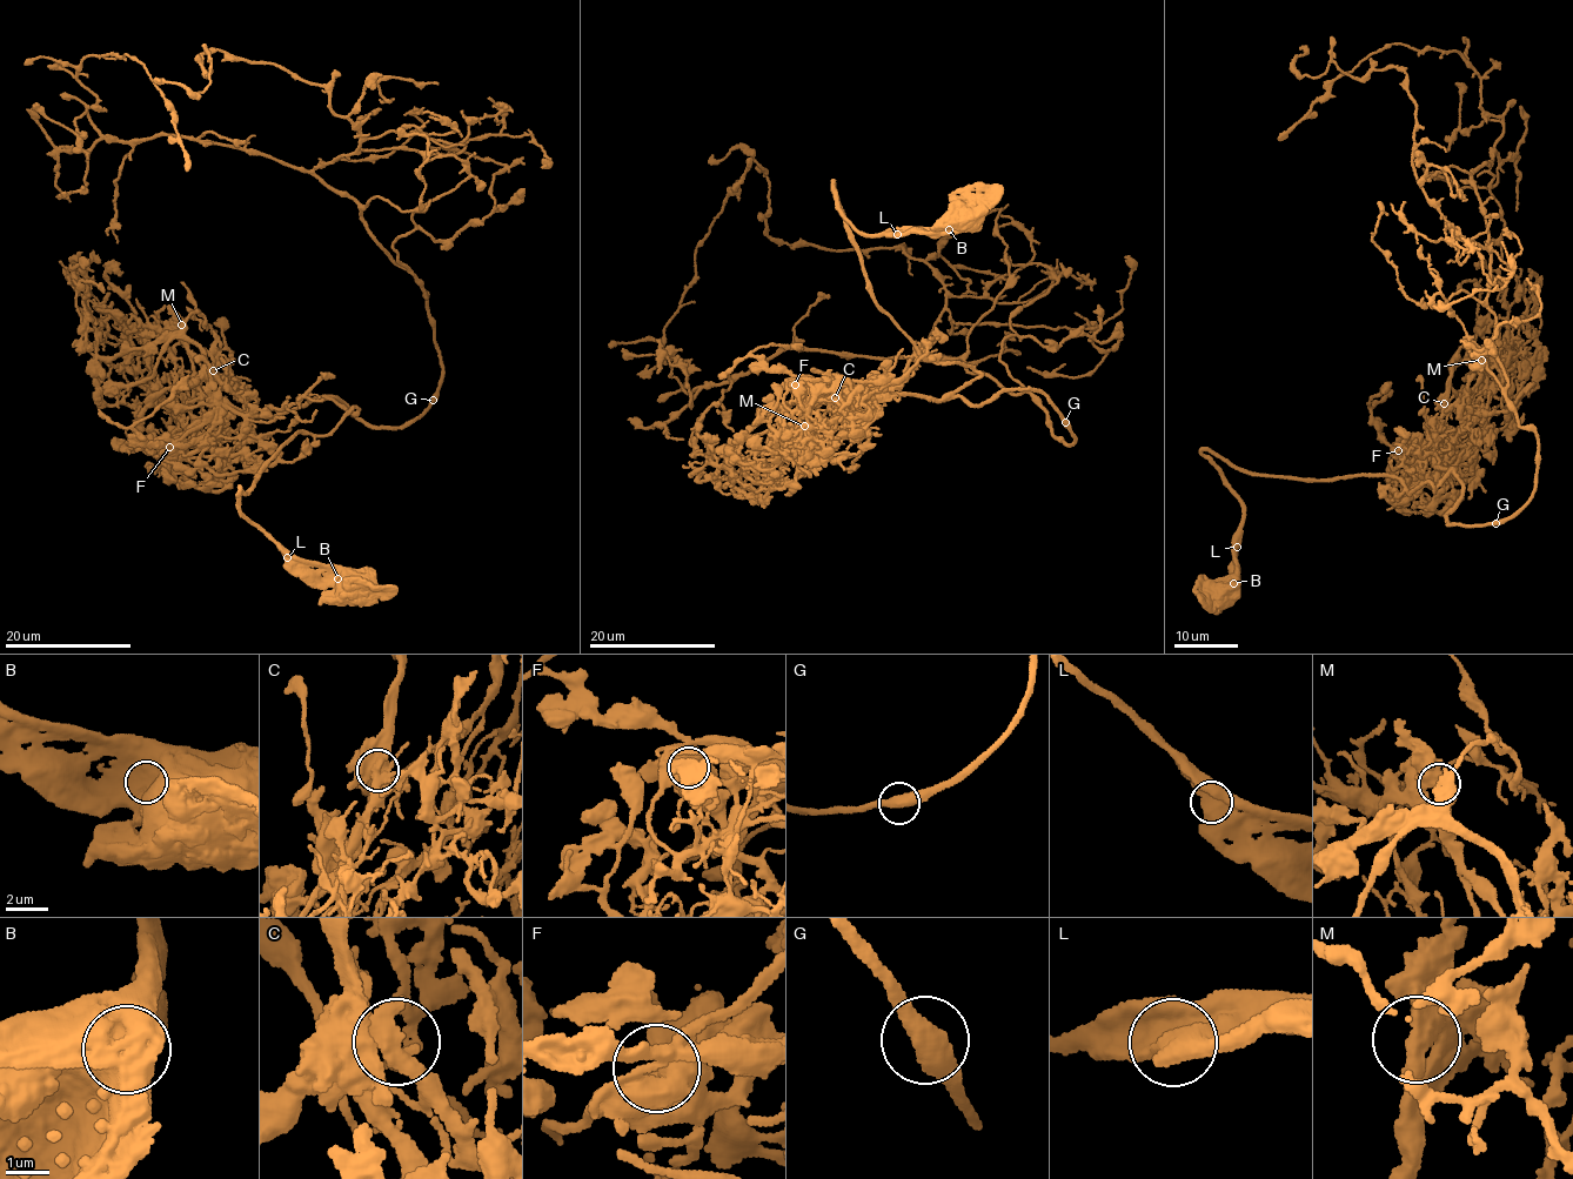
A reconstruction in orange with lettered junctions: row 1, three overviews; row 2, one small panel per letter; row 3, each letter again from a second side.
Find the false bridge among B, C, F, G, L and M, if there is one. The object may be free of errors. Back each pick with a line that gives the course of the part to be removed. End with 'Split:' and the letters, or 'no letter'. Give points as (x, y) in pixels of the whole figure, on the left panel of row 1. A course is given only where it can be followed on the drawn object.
Split: no letter

